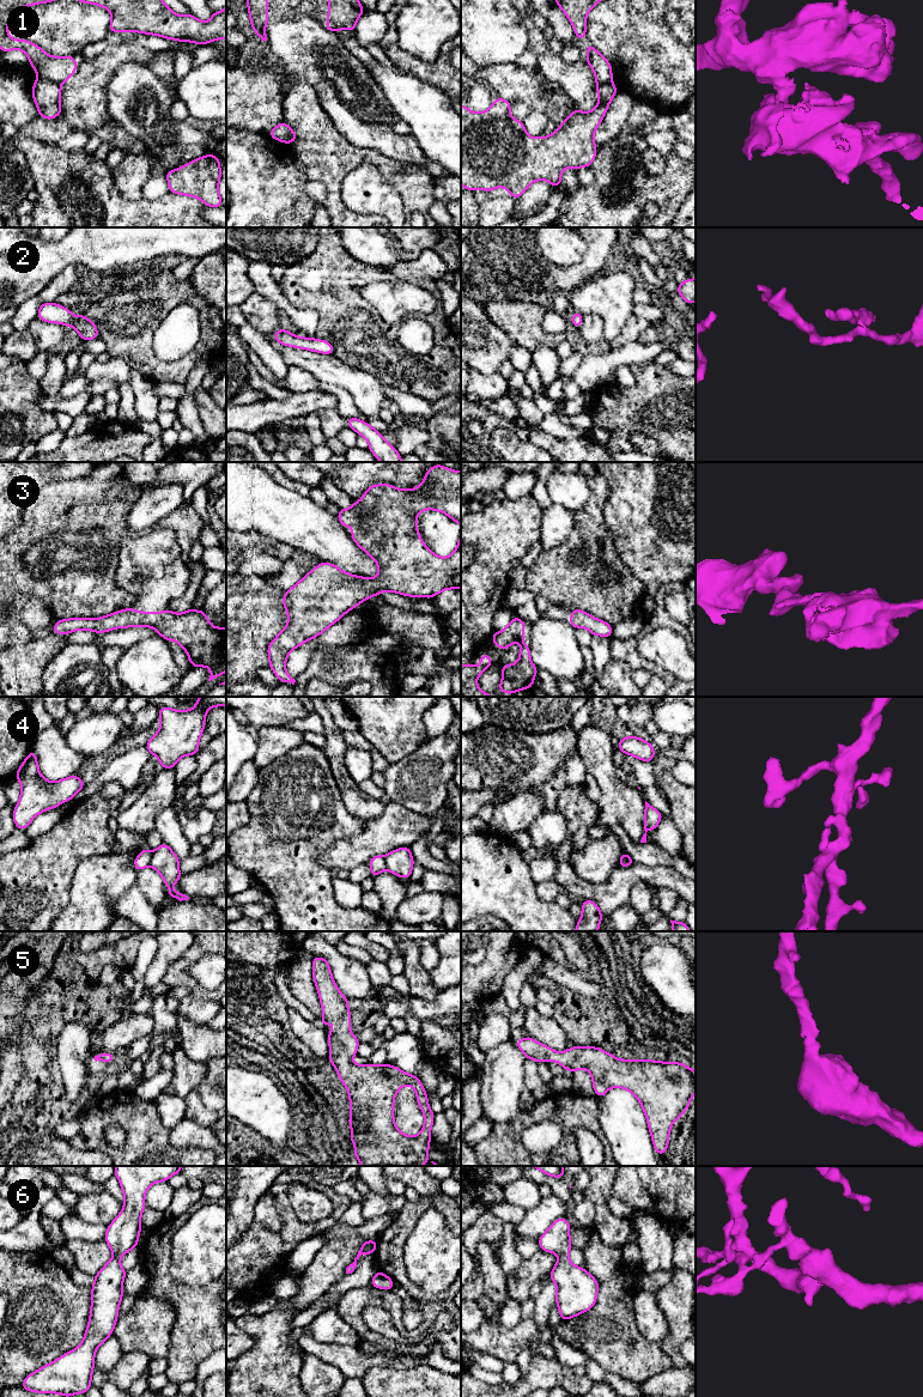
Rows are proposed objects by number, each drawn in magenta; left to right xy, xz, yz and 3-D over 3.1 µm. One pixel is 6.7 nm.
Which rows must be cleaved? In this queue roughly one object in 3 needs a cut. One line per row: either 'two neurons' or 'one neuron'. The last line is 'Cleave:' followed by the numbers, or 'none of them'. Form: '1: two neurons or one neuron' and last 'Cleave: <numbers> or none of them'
1: two neurons
2: one neuron
3: one neuron
4: two neurons
5: one neuron
6: one neuron
Cleave: 1, 4

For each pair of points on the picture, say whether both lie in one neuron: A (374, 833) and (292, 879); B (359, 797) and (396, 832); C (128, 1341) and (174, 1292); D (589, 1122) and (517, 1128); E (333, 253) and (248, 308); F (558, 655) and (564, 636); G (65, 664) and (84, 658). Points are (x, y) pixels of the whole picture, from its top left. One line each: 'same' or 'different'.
A: different
B: different
C: different
D: same
E: different
F: same
G: same

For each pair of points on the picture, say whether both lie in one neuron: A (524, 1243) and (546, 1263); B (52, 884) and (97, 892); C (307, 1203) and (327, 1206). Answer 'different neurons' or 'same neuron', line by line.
A: different neurons
B: different neurons
C: same neuron

